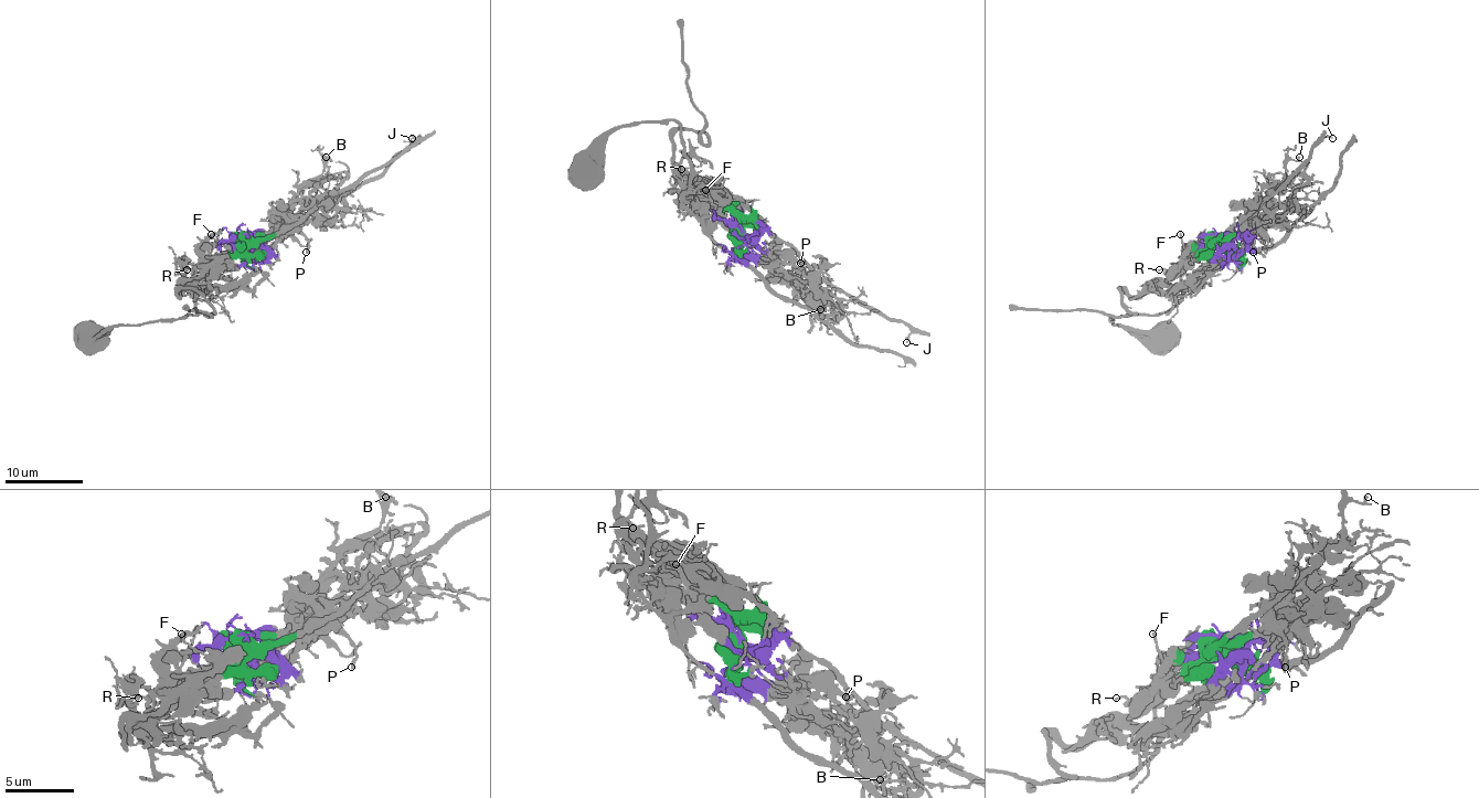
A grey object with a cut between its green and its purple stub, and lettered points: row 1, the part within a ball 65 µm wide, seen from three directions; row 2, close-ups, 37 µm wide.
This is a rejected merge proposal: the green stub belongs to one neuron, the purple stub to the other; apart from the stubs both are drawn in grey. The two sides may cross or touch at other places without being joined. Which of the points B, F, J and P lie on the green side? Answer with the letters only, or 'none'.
F, J

